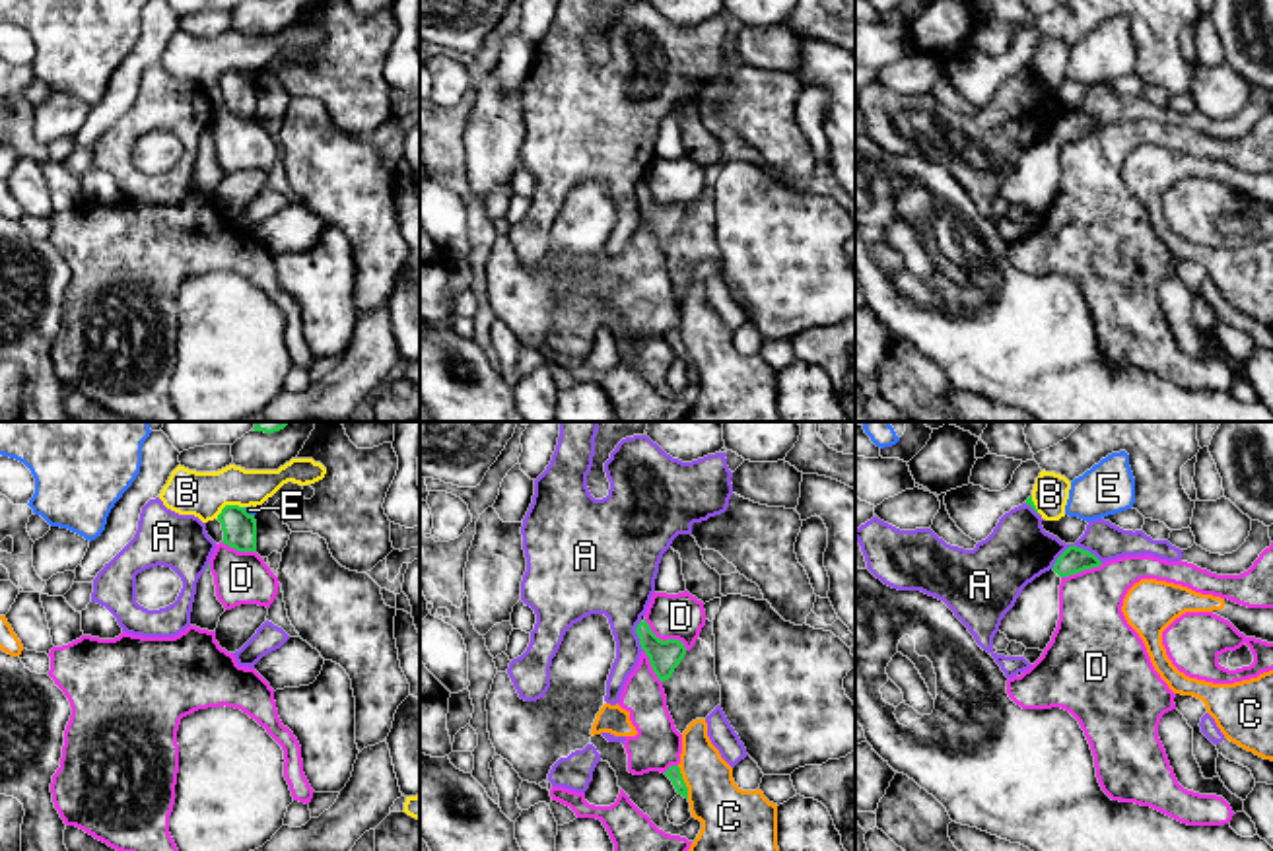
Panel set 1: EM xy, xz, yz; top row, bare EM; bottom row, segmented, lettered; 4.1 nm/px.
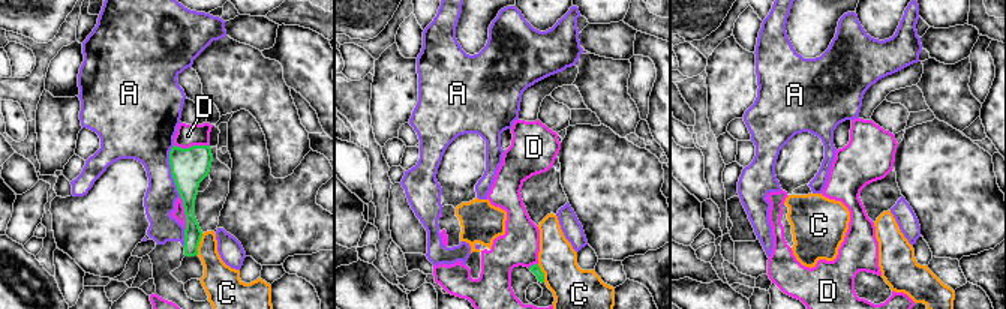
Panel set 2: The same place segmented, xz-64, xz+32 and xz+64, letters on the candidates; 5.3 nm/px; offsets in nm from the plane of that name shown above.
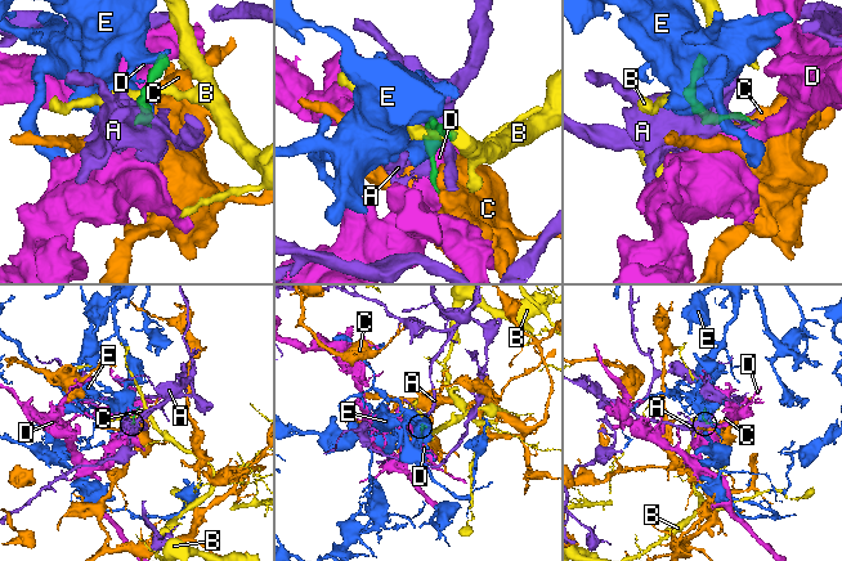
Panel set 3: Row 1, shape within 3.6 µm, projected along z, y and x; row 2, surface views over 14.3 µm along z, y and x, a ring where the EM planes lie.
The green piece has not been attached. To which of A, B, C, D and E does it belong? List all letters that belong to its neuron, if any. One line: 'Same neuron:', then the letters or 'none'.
Same neuron: none

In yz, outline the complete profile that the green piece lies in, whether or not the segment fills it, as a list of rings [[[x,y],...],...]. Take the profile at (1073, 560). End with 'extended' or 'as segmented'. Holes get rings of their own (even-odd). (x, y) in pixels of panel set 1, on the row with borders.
[[[1069,546],[1053,567],[1028,583],[1001,620],[999,631],[1026,649],[1044,651],[1059,620],[1059,585],[1063,577],[1102,565],[1088,550]]] | extended

